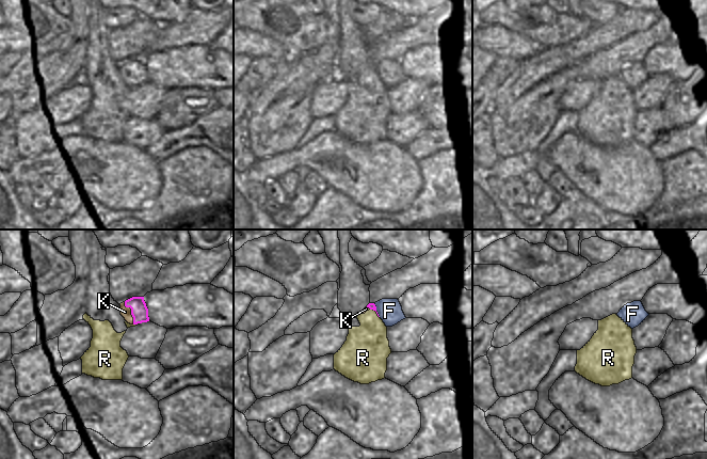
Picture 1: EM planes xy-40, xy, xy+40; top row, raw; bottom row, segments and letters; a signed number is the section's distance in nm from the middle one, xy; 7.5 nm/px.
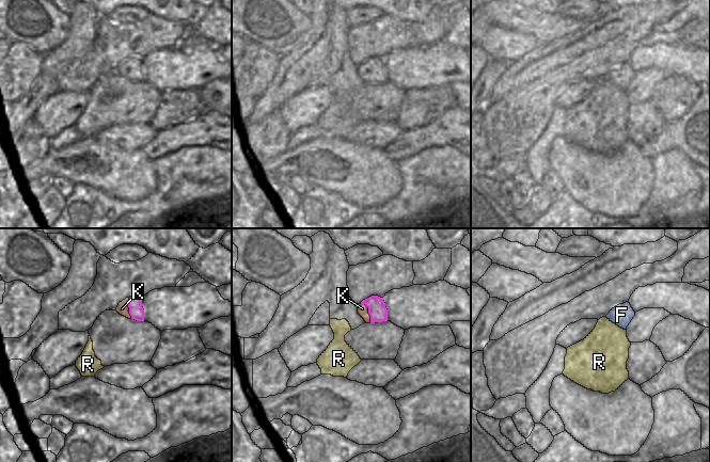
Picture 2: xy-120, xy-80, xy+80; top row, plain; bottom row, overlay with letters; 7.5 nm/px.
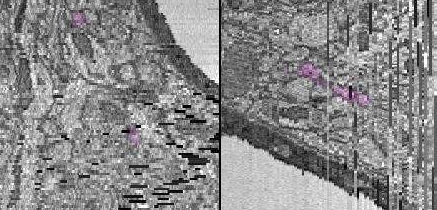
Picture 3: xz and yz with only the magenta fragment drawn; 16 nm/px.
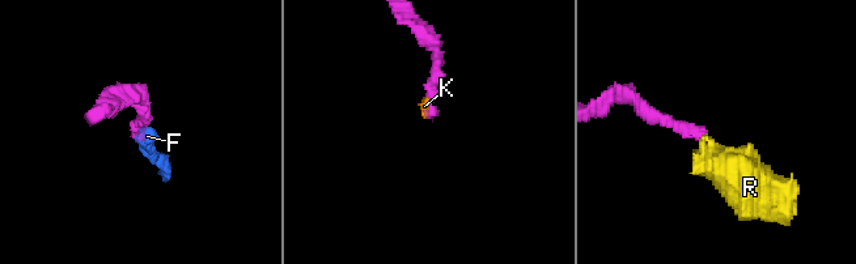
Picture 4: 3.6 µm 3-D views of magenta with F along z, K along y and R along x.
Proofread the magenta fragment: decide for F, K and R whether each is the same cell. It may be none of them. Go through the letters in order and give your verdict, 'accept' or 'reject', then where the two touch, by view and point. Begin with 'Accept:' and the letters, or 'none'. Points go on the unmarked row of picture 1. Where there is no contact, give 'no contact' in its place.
Accept: F
F: accept; contact xy (375, 70)
K: reject; contact xy-40 (131, 73)
R: reject; contact xy (375, 72)

